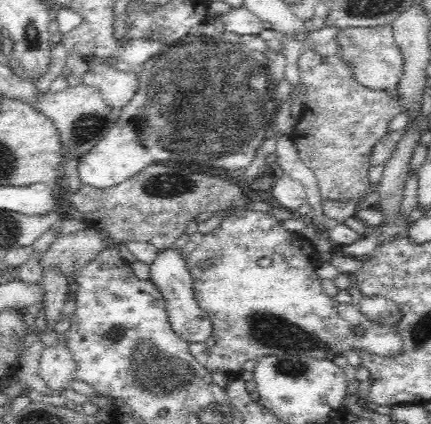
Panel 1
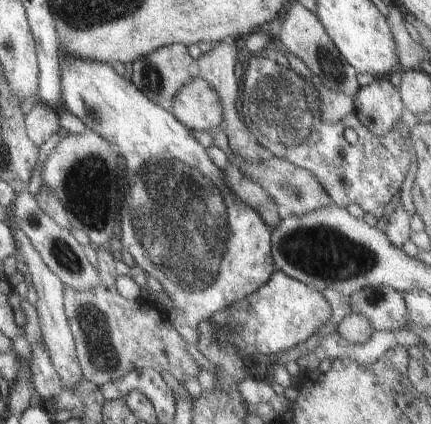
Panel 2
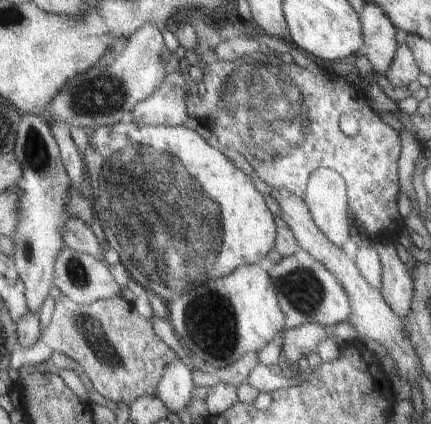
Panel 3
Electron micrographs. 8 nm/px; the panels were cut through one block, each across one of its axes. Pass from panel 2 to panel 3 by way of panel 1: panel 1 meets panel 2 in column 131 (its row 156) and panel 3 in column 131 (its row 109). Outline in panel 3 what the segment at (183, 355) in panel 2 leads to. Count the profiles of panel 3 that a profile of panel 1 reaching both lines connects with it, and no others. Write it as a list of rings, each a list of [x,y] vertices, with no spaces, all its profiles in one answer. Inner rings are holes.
[[[119,294],[105,298],[105,300],[97,300],[89,306],[79,306],[69,302],[67,298],[59,298],[45,322],[47,326],[39,332],[37,340],[31,346],[15,346],[11,350],[11,356],[7,360],[5,370],[19,370],[23,366],[33,366],[33,364],[41,364],[41,362],[49,362],[49,358],[53,354],[65,354],[67,358],[71,358],[75,364],[81,366],[81,370],[85,372],[85,376],[89,378],[93,392],[97,392],[99,396],[107,398],[109,402],[125,404],[129,406],[135,398],[143,396],[143,394],[155,394],[157,392],[157,382],[161,378],[163,366],[165,362],[177,358],[173,350],[169,350],[153,332],[153,324],[143,320],[139,314],[133,312],[131,304],[125,302]]]

